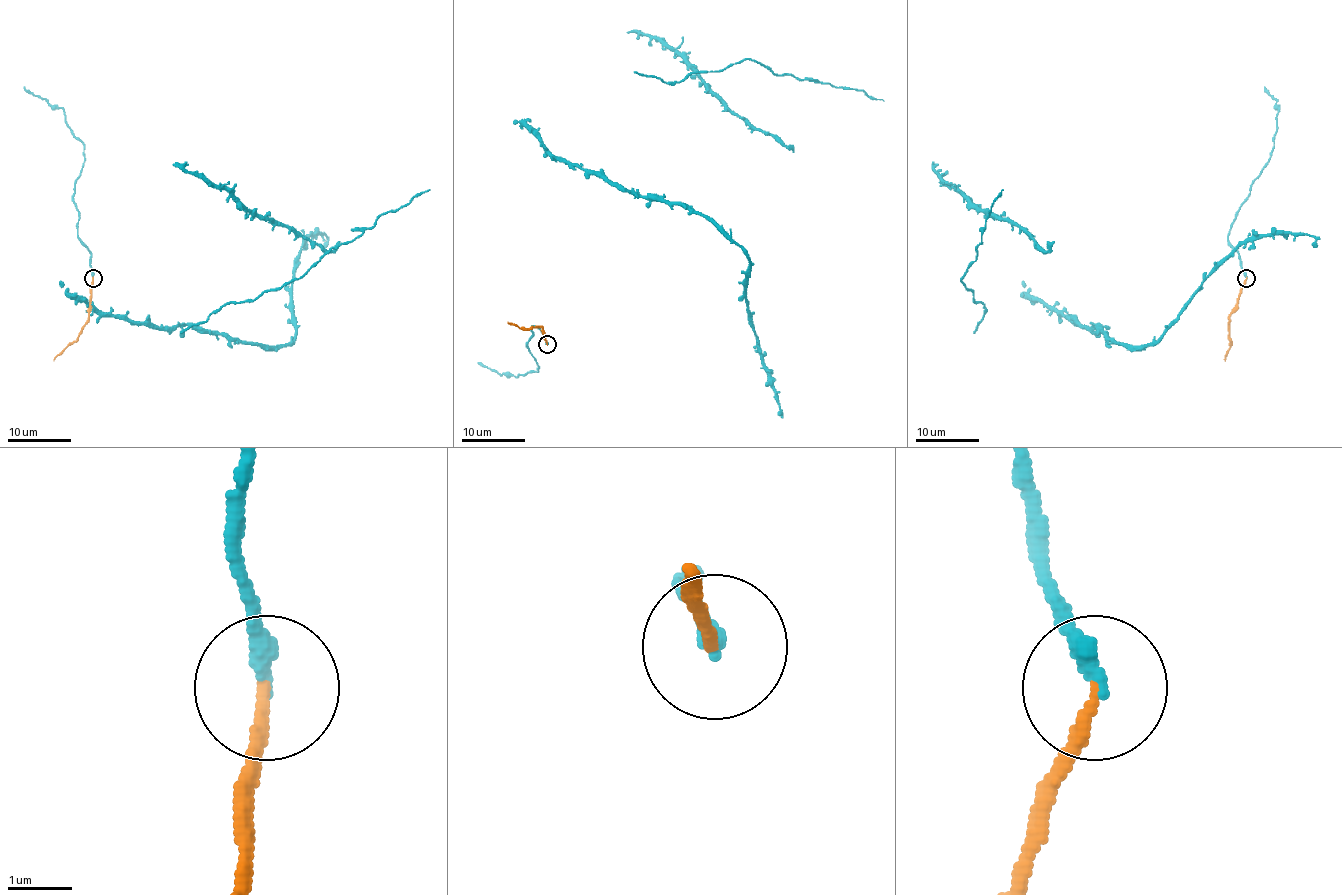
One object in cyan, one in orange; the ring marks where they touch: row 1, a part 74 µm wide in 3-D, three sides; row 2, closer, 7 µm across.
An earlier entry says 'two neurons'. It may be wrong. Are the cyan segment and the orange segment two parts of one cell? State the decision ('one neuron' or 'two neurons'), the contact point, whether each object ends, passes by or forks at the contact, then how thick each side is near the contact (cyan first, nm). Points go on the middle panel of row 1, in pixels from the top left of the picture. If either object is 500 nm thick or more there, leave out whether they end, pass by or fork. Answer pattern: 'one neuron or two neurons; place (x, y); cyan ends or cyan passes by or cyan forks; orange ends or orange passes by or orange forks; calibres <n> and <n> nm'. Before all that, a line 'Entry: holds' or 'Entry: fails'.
Entry: fails
one neuron; place (547, 344); cyan ends; orange ends; calibres 300 and 180 nm

